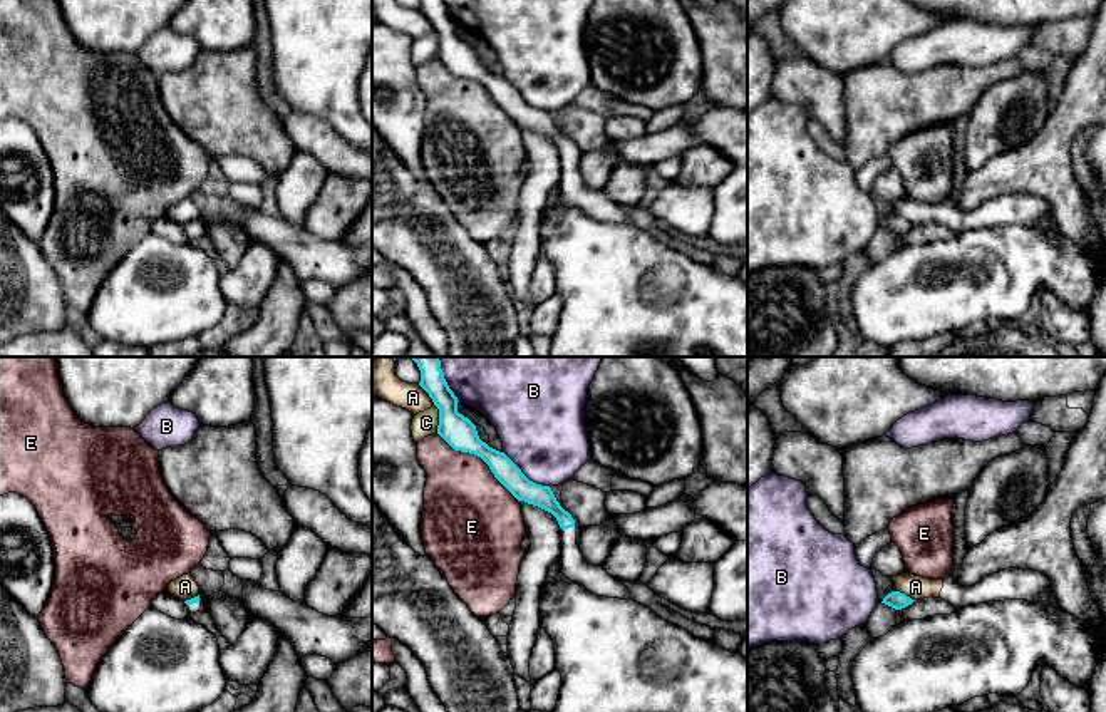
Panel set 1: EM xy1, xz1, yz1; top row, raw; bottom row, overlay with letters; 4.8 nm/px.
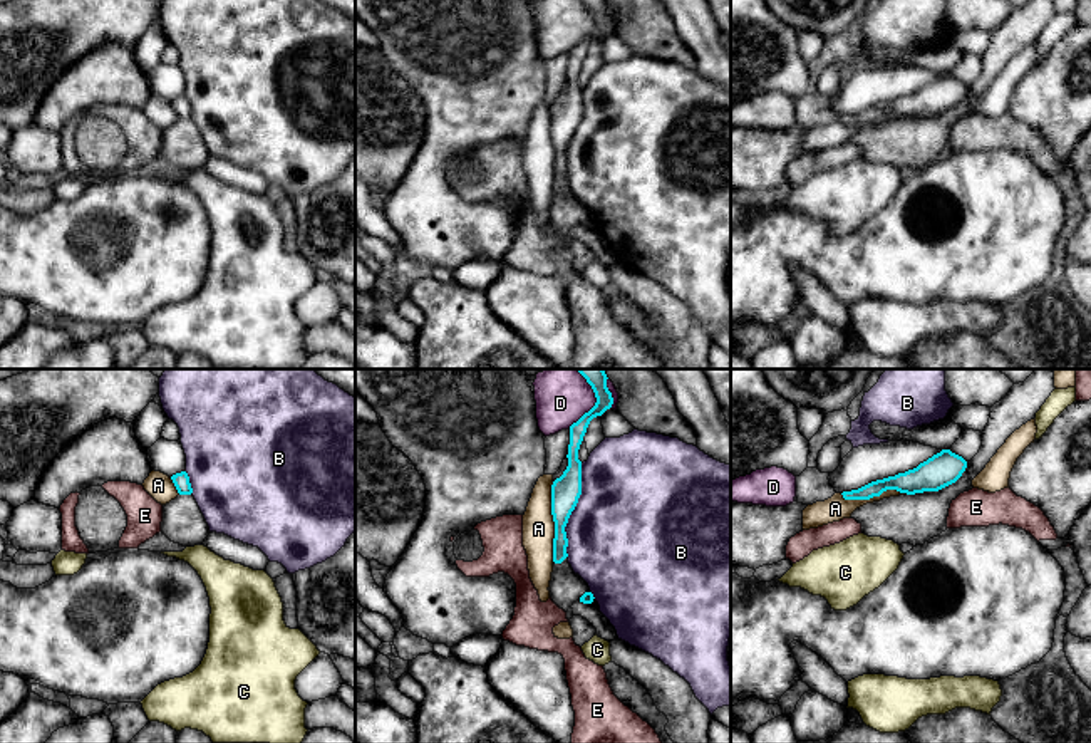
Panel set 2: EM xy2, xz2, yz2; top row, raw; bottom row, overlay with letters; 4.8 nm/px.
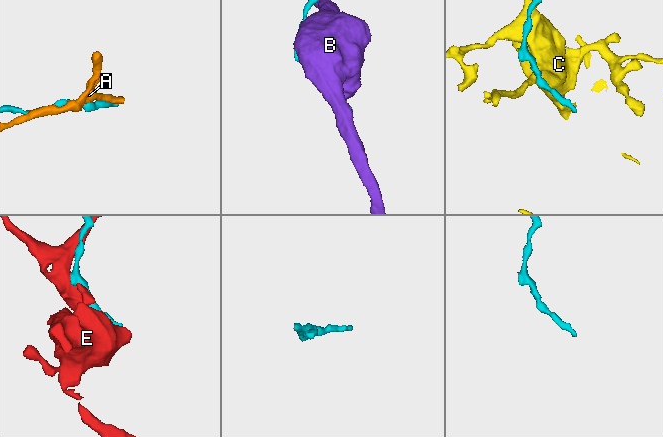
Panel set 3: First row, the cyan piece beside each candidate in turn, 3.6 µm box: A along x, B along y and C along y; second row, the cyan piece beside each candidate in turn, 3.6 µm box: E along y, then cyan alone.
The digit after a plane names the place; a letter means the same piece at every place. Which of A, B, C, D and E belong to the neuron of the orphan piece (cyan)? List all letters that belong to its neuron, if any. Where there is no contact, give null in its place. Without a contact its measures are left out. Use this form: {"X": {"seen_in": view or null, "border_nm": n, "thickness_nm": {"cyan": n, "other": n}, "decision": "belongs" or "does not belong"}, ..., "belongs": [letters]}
{"A": {"seen_in": "xz2", "border_nm": 380, "thickness_nm": {"cyan": 140, "other": 160}, "decision": "does not belong"}, "B": {"seen_in": "xz2", "border_nm": 460, "thickness_nm": {"cyan": 140, "other": 500}, "decision": "does not belong"}, "C": {"seen_in": "xz1", "border_nm": 140, "thickness_nm": {"cyan": 160, "other": 120}, "decision": "does not belong"}, "D": {"seen_in": "xz2", "border_nm": 260, "thickness_nm": {"cyan": 80, "other": 240}, "decision": "does not belong"}, "E": {"seen_in": "xz1", "border_nm": 500, "thickness_nm": {"cyan": 160, "other": 400}, "decision": "does not belong"}, "belongs": []}

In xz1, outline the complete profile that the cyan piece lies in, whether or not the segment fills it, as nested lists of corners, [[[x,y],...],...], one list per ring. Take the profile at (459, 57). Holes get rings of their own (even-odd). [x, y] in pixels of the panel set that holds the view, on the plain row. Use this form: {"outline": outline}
{"outline": [[[421,0],[419,10],[429,18],[439,34],[437,59],[454,74],[481,82],[494,102],[518,124],[551,137],[565,156],[558,189],[561,198],[587,213],[590,218],[607,223],[630,223],[628,213],[610,201],[603,191],[588,189],[576,169],[575,144],[556,126],[550,111],[530,106],[521,94],[504,79],[478,60],[476,50],[457,37],[457,22],[449,13],[444,0]]]}

